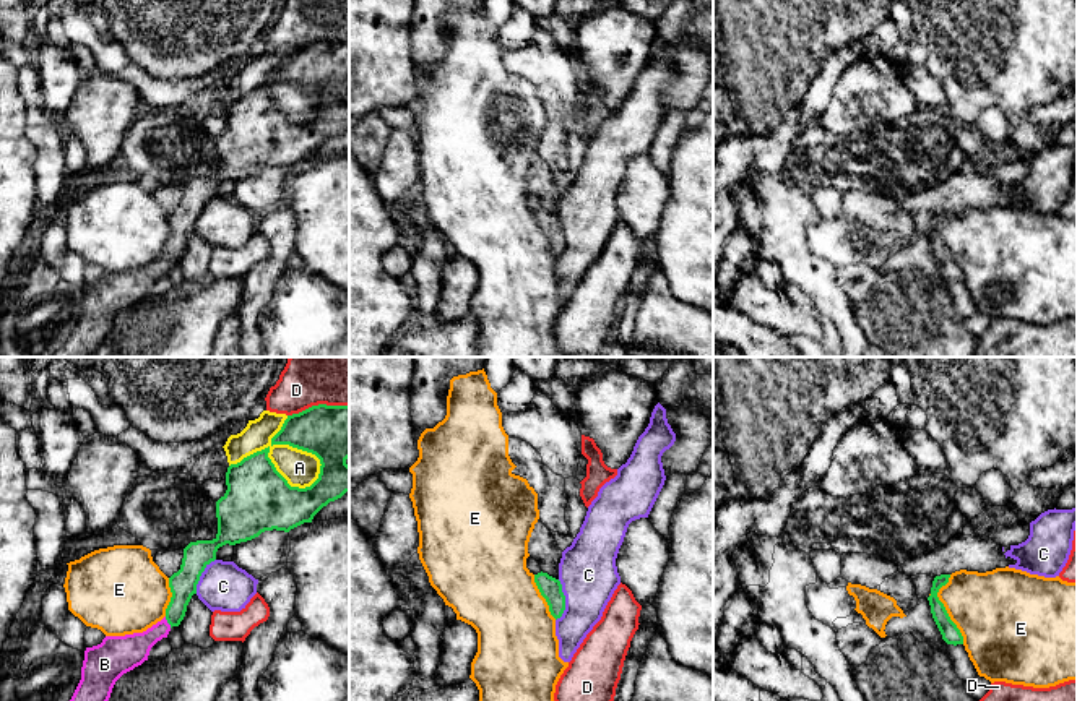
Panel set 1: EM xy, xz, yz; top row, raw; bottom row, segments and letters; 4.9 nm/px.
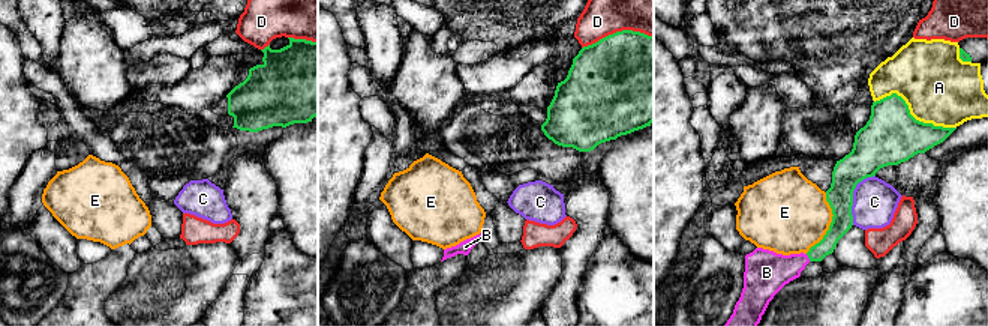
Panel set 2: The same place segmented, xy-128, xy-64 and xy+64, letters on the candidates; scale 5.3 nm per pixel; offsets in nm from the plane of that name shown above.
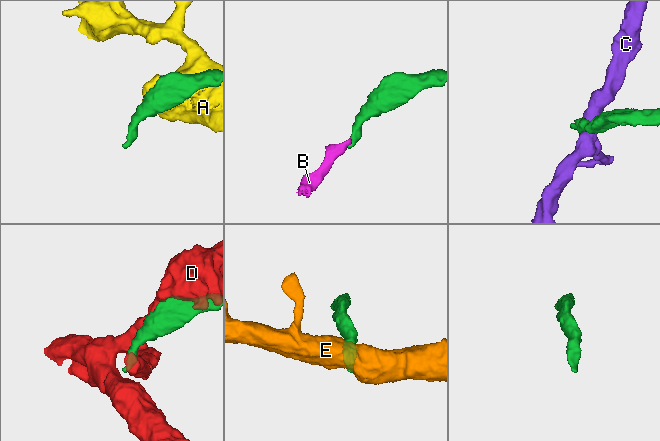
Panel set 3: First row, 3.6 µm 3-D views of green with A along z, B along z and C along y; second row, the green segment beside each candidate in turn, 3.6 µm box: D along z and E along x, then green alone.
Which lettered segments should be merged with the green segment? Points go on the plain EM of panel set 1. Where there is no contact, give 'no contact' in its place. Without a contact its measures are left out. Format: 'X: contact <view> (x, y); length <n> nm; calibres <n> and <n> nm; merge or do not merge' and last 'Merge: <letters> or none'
A: contact xy (276, 80); length 460 nm; calibres 280 and 180 nm; do not merge
B: contact xy (168, 258); length 70 nm; calibres 130 and 170 nm; merge
C: contact xz (564, 237); length 200 nm; calibres 110 and 280 nm; do not merge
D: contact xy (319, 41); length 300 nm; calibres 280 and 220 nm; do not merge
E: contact yz (944, 245); length 360 nm; calibres 90 and 400 nm; do not merge
Merge: B

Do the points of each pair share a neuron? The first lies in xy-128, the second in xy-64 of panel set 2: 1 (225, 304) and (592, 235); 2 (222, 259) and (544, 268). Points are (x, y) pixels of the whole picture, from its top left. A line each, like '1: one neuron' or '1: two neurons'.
1: one neuron
2: one neuron

